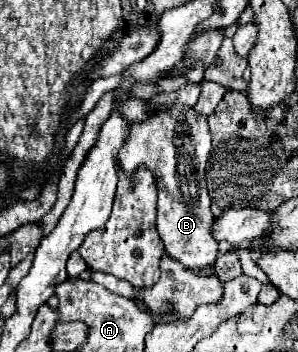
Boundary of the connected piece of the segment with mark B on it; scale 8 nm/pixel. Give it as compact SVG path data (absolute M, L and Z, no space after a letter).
M161 109L153 117L149 117L145 123L133 123L133 133L129 133L129 141L125 141L125 149L121 149L121 167L125 175L131 179L137 171L137 167L147 167L155 179L159 189L159 201L157 201L157 231L165 245L167 255L185 265L191 271L201 271L213 267L213 261L219 255L219 241L211 235L215 217L211 213L211 197L207 193L205 185L205 165L211 151L211 135L207 129L207 119L197 117L193 109Z

